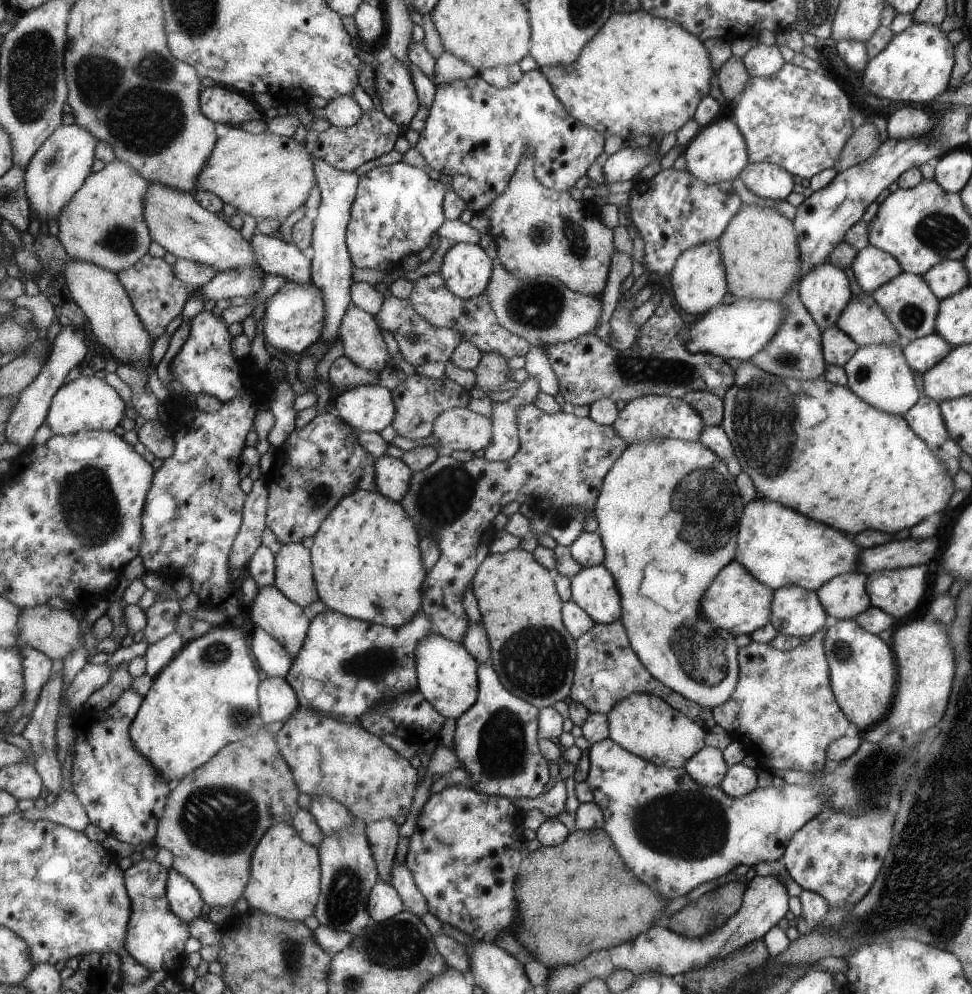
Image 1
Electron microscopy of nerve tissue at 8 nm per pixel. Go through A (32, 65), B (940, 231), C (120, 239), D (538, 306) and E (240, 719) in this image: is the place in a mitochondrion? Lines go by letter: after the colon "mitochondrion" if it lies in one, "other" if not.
A: mitochondrion
B: mitochondrion
C: mitochondrion
D: mitochondrion
E: mitochondrion

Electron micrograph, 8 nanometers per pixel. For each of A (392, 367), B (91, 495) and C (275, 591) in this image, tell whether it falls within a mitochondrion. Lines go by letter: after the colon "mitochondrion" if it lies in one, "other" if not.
A: other
B: mitochondrion
C: other

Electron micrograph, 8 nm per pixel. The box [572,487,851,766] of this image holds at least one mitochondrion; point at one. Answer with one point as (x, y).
(702, 655)

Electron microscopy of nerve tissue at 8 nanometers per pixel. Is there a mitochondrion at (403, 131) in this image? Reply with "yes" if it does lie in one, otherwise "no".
no

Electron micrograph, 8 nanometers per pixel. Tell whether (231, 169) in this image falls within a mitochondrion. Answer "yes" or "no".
no

